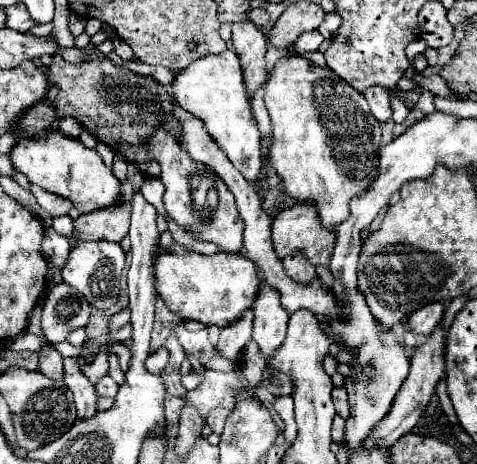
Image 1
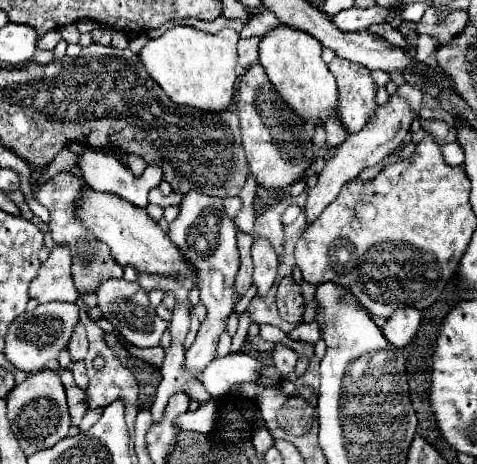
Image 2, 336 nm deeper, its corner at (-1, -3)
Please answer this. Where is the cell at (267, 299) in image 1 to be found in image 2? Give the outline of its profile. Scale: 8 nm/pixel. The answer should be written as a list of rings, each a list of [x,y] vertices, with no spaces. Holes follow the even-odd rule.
[[[257,238],[253,242],[253,284],[257,286],[257,294],[265,296],[269,292],[269,288],[275,284],[275,276],[277,276],[277,256],[275,250],[271,246],[269,240],[265,238]]]

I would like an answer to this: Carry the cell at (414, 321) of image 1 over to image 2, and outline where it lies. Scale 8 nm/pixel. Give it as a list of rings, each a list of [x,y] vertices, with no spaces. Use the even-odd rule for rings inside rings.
[[[399,308],[387,318],[387,324],[381,328],[383,336],[395,346],[403,348],[417,332],[421,322],[421,312],[415,308]]]

